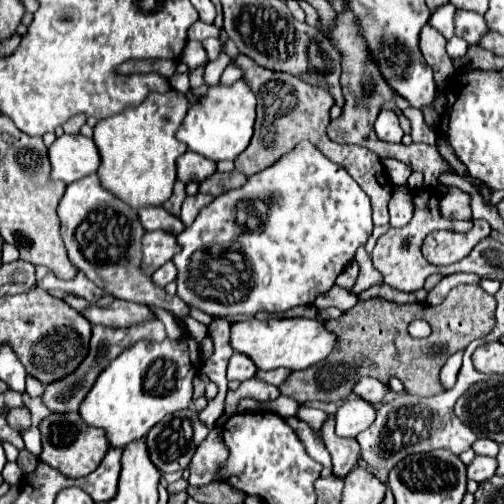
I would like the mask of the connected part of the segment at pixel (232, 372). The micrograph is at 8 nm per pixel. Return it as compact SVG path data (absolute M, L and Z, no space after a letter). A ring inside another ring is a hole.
M235 352L229 360L229 368L227 368L227 378L229 380L247 380L249 376L253 376L257 372L257 366L247 358L247 356L241 356L239 352Z

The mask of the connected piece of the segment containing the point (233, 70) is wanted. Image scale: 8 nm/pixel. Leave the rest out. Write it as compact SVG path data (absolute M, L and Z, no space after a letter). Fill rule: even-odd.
M229 64L229 66L225 68L225 72L223 72L219 84L223 84L223 86L231 86L231 84L235 84L237 80L241 80L241 70L239 70L237 66L231 66L231 64Z

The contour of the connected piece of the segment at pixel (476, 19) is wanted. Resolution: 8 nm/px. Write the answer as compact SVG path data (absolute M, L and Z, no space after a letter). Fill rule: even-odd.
M455 12L455 36L465 38L469 44L477 44L479 38L487 32L487 24L481 14L477 12Z

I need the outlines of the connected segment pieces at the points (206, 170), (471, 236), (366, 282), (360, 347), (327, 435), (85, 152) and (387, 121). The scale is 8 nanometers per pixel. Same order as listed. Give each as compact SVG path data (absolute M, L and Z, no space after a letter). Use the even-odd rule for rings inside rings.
M187 150L177 160L177 180L181 180L183 184L203 182L213 172L215 172L215 162L205 158L205 156L199 156L199 154L191 152L191 150Z
M475 220L469 232L449 232L449 230L431 232L423 244L423 256L437 266L459 262L473 250L473 246L479 240L489 236L489 232L491 226L487 220Z
M359 248L357 254L355 254L355 260L359 264L359 276L357 276L357 282L355 286L351 288L353 294L359 294L375 284L381 284L381 272L377 272L377 268L373 268L371 264L371 256L365 252L365 248Z
M459 285L449 292L449 296L440 305L431 306L423 302L393 304L381 298L371 298L367 302L357 302L351 310L343 312L331 326L331 332L337 334L339 346L323 362L293 372L281 386L281 394L295 398L299 404L321 400L335 402L345 400L357 378L369 376L387 384L389 376L397 376L405 392L419 396L435 396L445 392L439 372L447 358L457 350L466 348L470 342L485 337L495 326L495 308L497 302L481 286ZM423 319L431 326L429 338L413 338L407 332L409 322Z
M329 414L329 418L323 422L323 426L321 426L321 438L323 438L327 450L331 452L333 474L339 476L339 478L345 478L355 468L357 458L359 458L357 440L355 438L341 438L341 436L335 434L333 414Z
M63 134L49 146L51 180L71 184L99 168L99 152L91 138L81 134Z
M381 110L377 122L375 122L375 132L381 140L385 142L401 142L403 130L399 126L399 116L393 110Z

